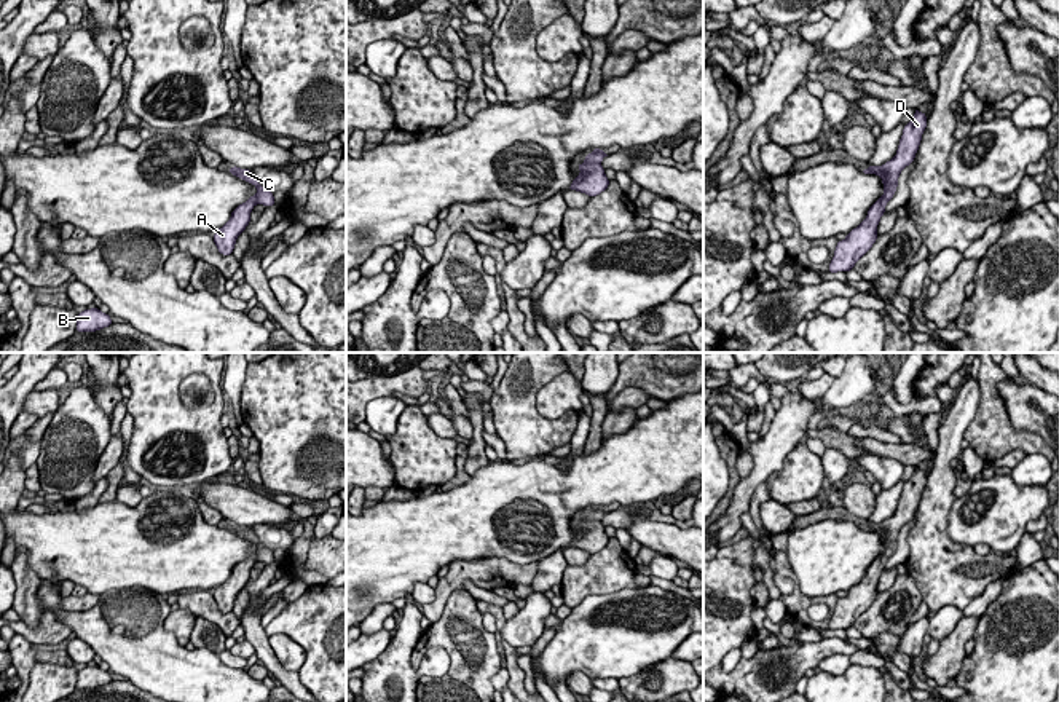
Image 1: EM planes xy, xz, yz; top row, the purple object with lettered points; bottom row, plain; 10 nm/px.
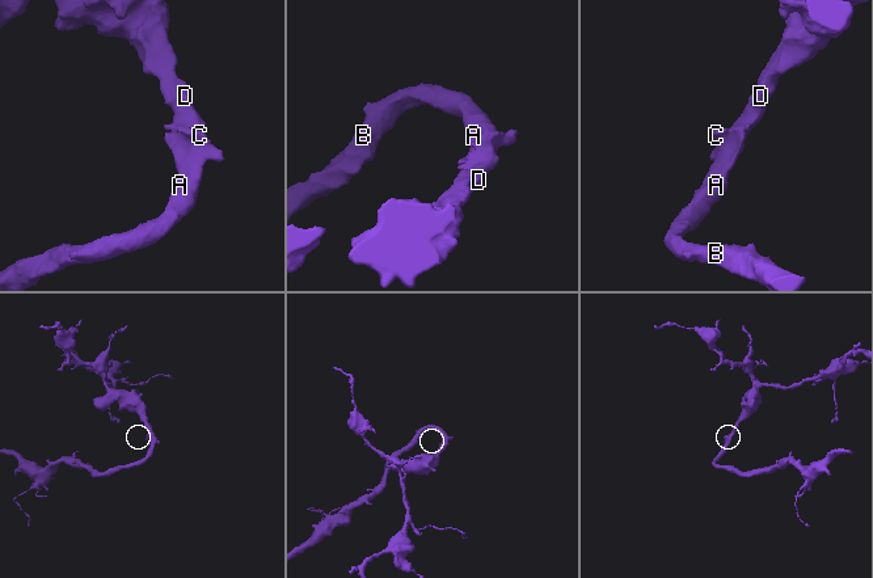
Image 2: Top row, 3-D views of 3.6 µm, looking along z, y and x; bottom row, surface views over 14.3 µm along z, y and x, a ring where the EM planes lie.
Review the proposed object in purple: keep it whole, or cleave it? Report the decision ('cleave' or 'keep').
keep

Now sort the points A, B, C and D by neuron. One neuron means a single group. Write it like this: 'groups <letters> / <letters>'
groups A B C D

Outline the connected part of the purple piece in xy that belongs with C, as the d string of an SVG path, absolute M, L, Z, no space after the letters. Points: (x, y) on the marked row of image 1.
M231 166L230 174L252 183L257 187L257 195L250 196L246 203L234 207L230 220L218 230L215 230L214 243L222 255L233 254L238 236L246 230L250 222L250 211L255 204L263 204L266 207L274 206L274 196L271 191L265 190L250 169L241 169Z

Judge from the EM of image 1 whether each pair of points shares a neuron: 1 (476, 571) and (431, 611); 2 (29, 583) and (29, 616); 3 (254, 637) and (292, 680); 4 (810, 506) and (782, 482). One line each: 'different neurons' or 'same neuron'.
1: same neuron
2: same neuron
3: same neuron
4: different neurons

